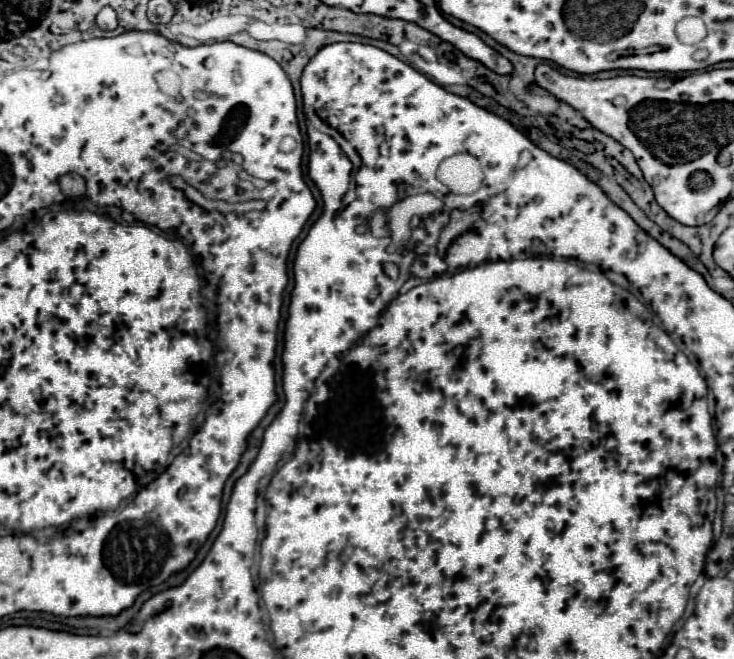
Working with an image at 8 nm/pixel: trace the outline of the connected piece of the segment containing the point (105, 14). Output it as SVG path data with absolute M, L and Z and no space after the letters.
M109 6L103 8L103 10L97 14L95 24L97 24L101 30L115 30L115 28L117 28L117 14L115 10L111 10Z

